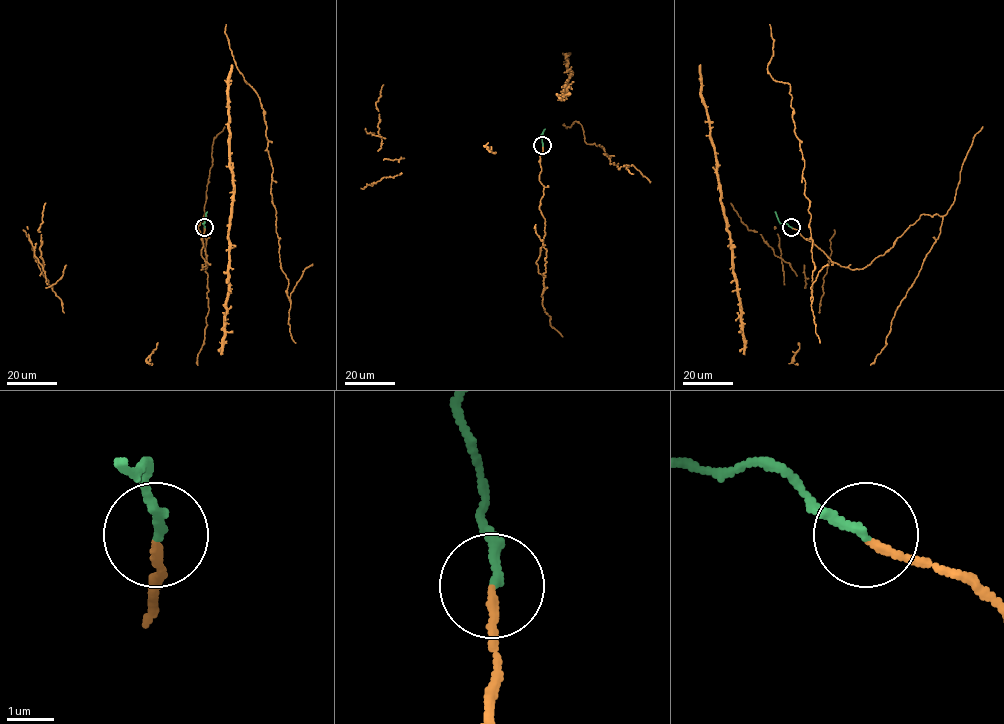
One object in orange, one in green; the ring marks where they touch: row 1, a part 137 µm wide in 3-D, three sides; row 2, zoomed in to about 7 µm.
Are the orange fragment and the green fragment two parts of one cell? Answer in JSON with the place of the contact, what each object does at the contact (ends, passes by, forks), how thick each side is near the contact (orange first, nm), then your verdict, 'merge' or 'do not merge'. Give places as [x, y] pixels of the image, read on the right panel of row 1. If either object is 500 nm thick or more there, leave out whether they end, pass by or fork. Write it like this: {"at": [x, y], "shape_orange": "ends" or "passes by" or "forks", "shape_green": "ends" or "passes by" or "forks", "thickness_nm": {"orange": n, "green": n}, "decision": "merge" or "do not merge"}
{"at": [791, 227], "shape_orange": "ends", "shape_green": "ends", "thickness_nm": {"orange": 150, "green": 200}, "decision": "merge"}

